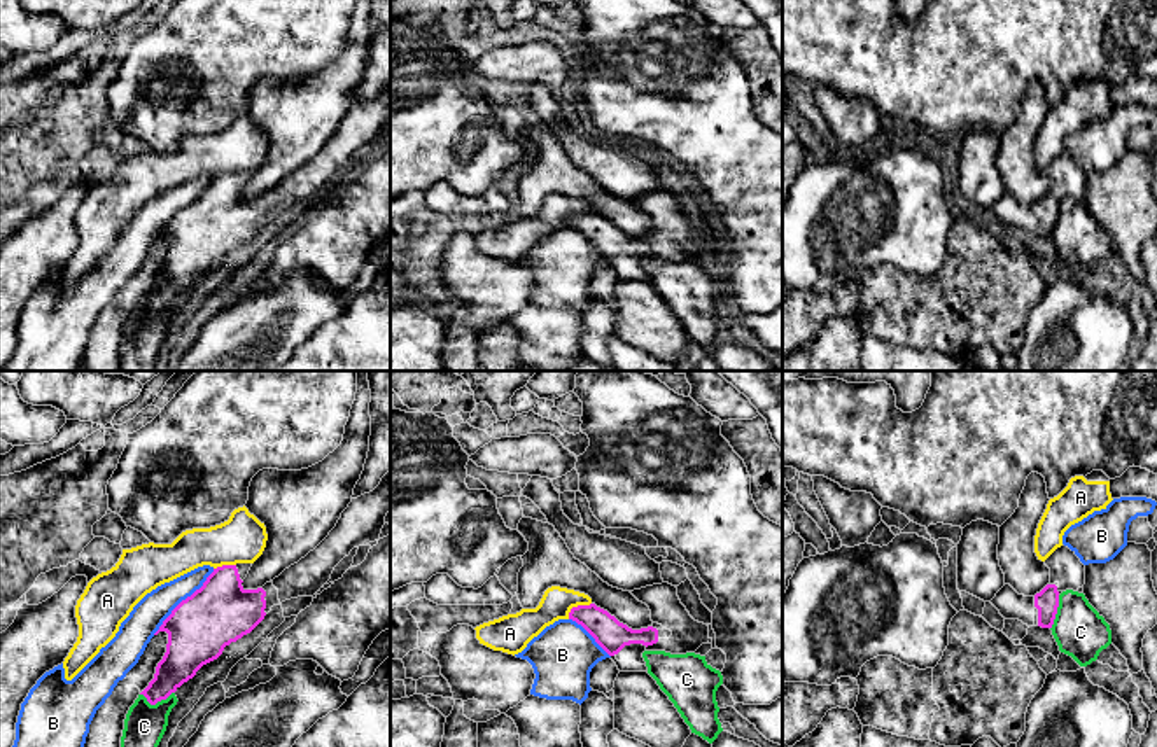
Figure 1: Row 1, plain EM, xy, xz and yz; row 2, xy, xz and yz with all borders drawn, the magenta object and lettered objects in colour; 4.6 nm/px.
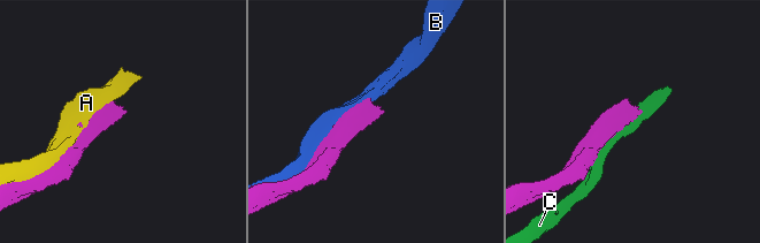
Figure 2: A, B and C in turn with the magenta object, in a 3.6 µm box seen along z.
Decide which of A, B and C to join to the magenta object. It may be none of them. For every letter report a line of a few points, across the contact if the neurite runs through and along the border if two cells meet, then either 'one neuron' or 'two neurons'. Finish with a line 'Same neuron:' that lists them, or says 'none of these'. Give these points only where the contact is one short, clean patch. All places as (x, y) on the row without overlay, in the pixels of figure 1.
A: two neurons
B: two neurons
C: two neurons
Same neuron: none of these

